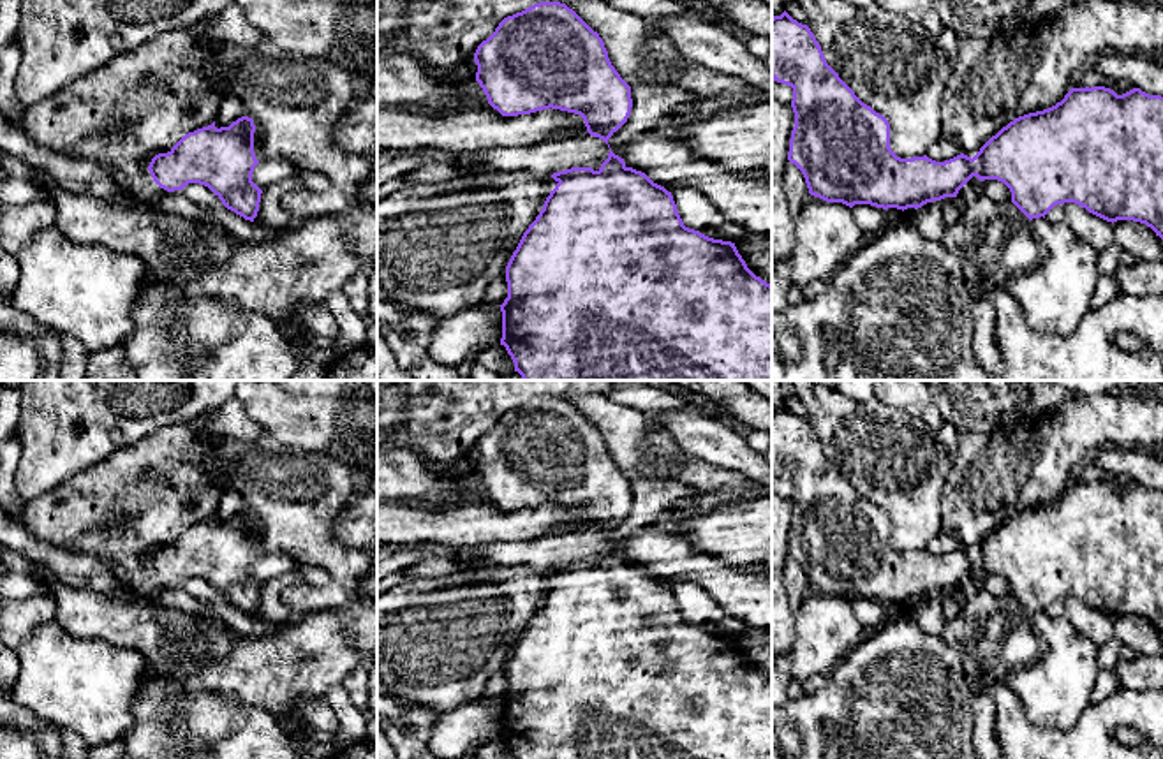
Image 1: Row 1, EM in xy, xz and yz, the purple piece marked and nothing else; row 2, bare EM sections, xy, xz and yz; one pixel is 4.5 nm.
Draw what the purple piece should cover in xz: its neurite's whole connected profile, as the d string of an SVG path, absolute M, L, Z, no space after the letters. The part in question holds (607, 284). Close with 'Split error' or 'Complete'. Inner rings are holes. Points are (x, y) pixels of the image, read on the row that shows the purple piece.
M611 148L597 171L571 167L553 173L552 178L557 181L555 188L506 266L507 298L500 305L500 345L523 380L772 380L772 285L747 268L735 243L685 227L671 192L645 173L627 167Z. Complete

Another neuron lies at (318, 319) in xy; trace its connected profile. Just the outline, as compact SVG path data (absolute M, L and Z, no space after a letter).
M326 303L303 306L303 310L298 312L298 317L314 336L335 340L338 335L338 324Z

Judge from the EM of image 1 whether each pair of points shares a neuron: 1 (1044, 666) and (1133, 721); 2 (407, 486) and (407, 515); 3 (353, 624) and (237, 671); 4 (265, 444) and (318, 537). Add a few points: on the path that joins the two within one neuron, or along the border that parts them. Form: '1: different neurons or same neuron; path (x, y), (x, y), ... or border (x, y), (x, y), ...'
1: different neurons; border (1089, 703), (1074, 724), (1056, 728)
2: different neurons; border (407, 501), (450, 502)
3: same neuron; path (325, 645), (303, 661), (279, 671), (265, 671)
4: same neuron; path (265, 467), (293, 499), (302, 515)

